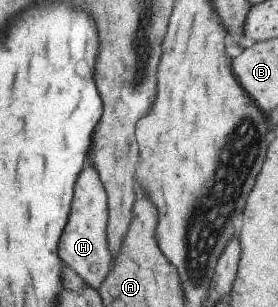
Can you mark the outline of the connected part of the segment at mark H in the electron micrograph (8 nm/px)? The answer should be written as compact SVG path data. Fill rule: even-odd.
M90 166L82 170L82 174L78 176L74 184L74 196L72 196L68 222L60 234L56 252L62 264L72 268L82 278L82 282L92 288L98 286L108 272L110 252L106 246L106 196L98 180L98 174Z

